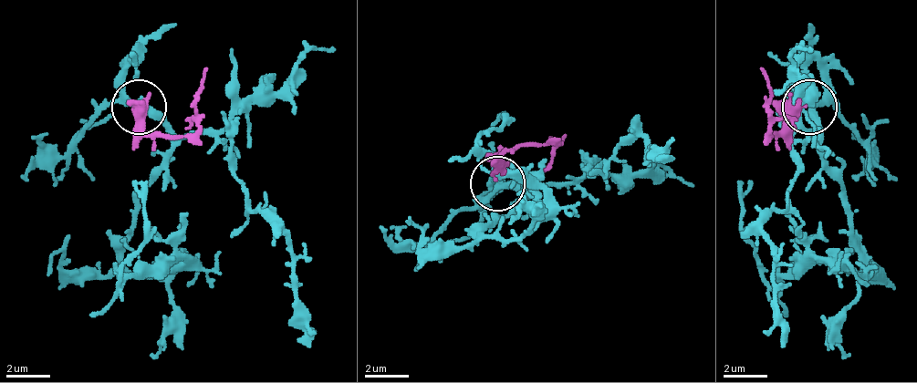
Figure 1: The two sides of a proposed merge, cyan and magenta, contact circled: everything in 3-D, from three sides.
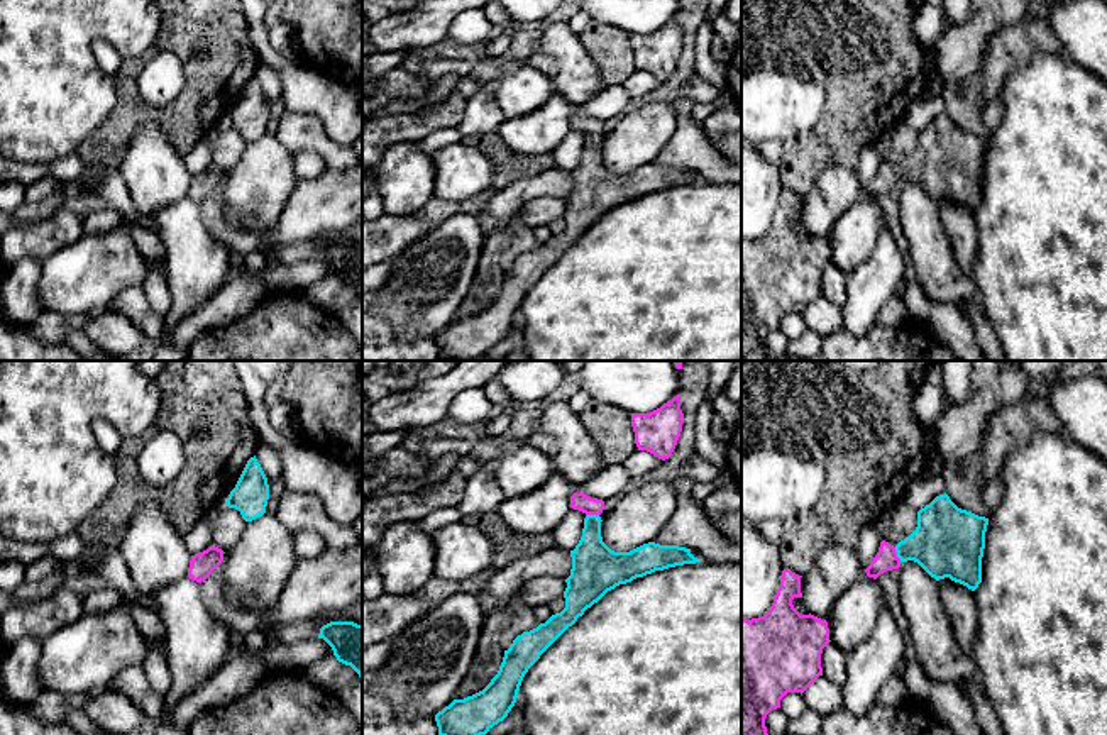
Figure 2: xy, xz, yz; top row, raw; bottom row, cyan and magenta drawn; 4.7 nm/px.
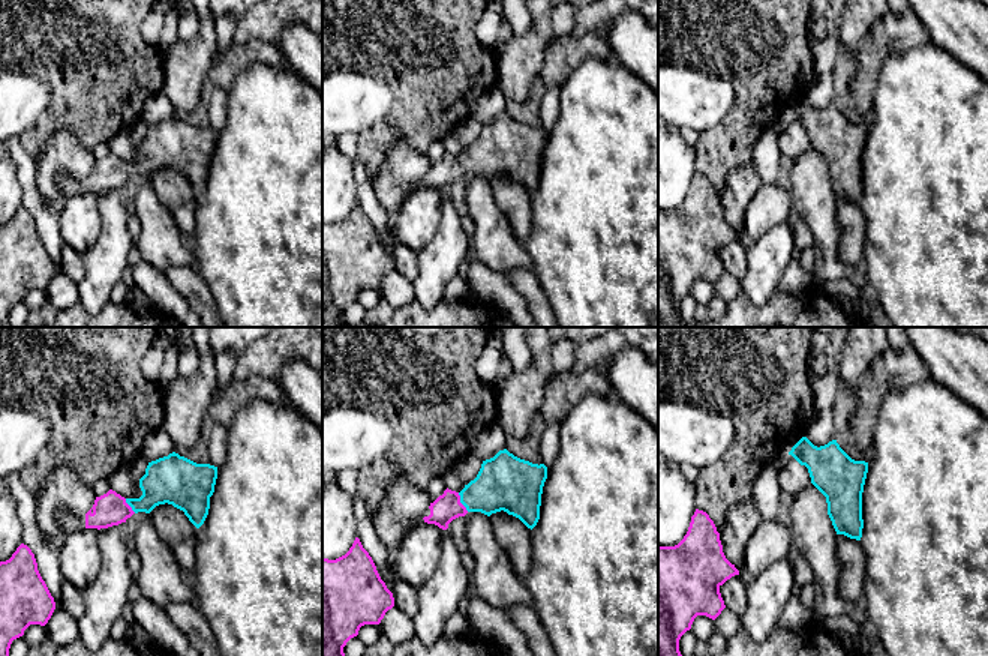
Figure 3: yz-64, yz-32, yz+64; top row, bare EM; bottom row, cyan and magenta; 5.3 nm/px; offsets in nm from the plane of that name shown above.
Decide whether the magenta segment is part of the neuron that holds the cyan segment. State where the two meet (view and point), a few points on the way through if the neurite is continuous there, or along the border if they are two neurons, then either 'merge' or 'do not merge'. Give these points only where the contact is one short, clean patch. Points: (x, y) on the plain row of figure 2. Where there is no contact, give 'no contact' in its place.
meets cyan in yz at (897, 176); runs through yz (948, 163), (911, 168), (897, 176), (886, 180); merge

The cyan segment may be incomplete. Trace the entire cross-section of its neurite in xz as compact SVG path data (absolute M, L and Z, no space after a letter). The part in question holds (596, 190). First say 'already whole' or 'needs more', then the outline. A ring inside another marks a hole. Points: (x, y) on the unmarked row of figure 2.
needs more; M574 113L570 129L582 132L586 139L582 158L570 171L572 190L565 200L565 229L537 249L518 256L504 271L498 295L482 312L464 320L454 320L435 335L438 359L474 361L503 342L516 323L528 290L608 212L655 191L702 181L694 178L691 169L655 163L643 164L630 173L614 173L601 158L603 141L599 135L604 130L604 122Z

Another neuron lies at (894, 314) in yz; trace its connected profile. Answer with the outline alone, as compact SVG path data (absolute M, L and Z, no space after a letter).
M894 295L877 317L877 323L887 329L900 327L909 320L909 308L899 295Z

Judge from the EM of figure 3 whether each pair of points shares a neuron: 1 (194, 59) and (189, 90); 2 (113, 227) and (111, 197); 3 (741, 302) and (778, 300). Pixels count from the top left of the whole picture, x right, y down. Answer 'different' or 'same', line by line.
1: same
2: same
3: same

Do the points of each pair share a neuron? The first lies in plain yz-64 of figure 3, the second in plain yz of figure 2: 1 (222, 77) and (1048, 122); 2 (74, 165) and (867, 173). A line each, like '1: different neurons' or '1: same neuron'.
1: different neurons
2: different neurons

